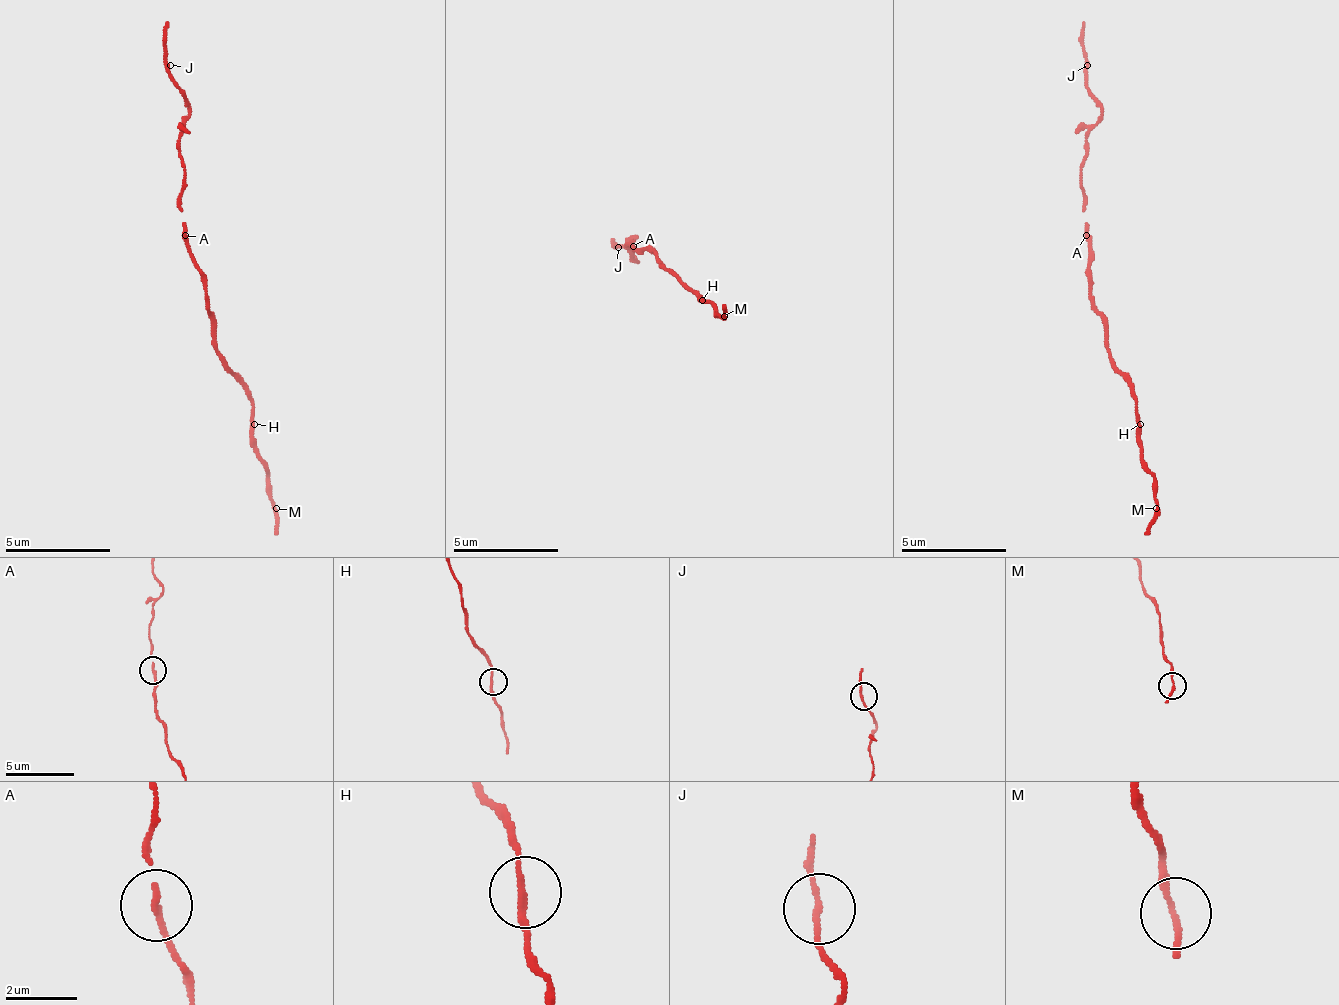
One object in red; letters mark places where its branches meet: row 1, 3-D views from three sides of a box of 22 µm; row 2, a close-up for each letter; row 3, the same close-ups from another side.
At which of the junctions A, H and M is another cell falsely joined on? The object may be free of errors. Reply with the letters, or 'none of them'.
A

